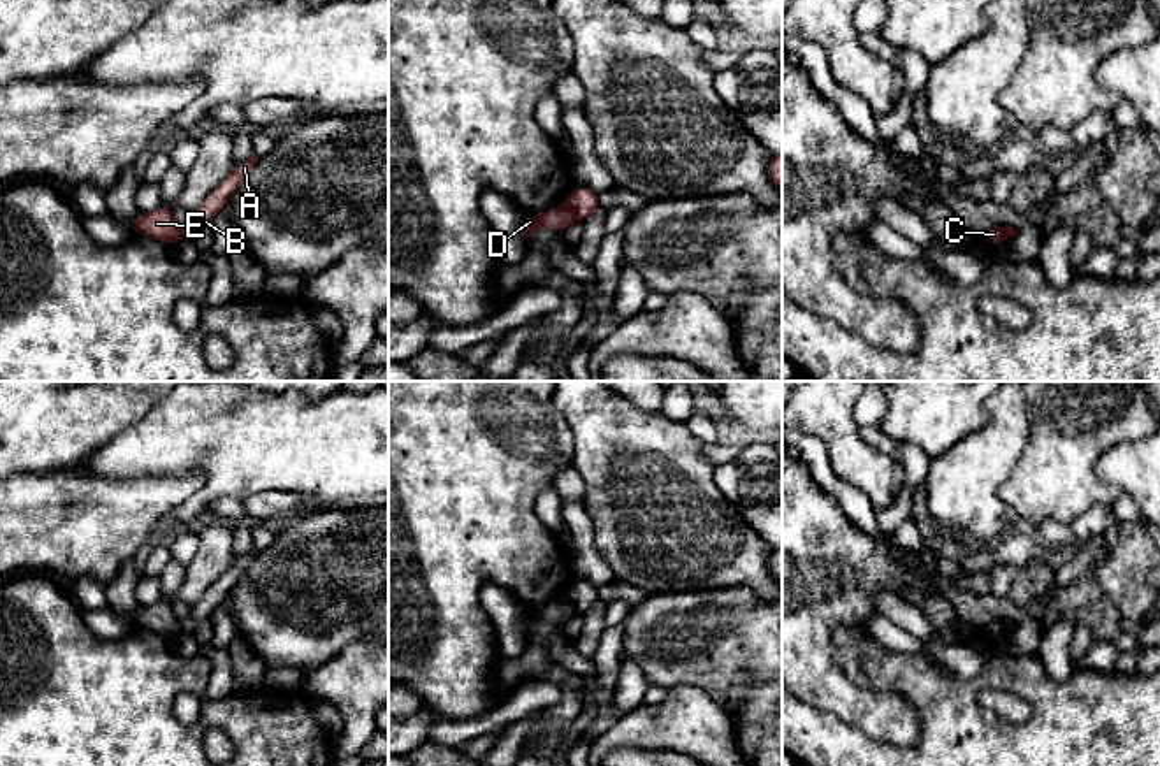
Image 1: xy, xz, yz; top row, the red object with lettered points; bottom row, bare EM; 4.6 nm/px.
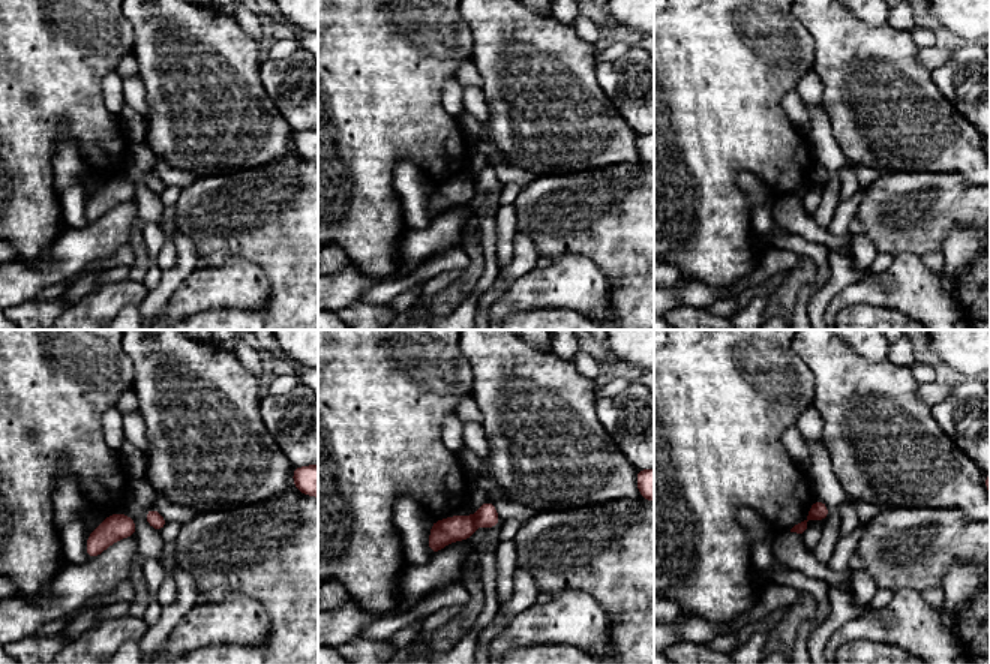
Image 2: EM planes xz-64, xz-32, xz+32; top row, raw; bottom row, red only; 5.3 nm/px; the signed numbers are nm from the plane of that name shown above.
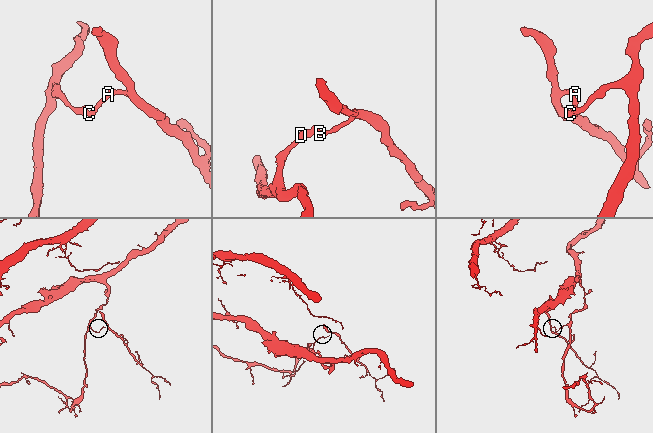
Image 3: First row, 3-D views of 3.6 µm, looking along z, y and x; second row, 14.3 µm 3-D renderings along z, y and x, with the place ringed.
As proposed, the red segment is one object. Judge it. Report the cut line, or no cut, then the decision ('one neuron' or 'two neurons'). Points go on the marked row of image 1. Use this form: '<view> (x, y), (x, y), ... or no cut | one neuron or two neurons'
xz (565, 204), (577, 218) | two neurons

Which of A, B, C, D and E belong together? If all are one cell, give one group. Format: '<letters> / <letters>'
A B C / D E

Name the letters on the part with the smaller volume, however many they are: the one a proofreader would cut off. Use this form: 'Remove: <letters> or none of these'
Remove: A, B, C

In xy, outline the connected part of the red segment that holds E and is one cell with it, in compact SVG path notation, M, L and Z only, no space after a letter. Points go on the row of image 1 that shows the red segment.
M170 206L141 213L128 228L135 234L155 237L170 246L181 239L181 227L174 221Z

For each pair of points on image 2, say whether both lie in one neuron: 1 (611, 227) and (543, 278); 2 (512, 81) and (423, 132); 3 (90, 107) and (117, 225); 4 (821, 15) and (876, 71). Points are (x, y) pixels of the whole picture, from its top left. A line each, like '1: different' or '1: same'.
1: different
2: different
3: different
4: same

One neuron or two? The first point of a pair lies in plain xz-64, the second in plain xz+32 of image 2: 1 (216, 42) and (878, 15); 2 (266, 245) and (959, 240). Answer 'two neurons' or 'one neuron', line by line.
1: two neurons
2: two neurons

